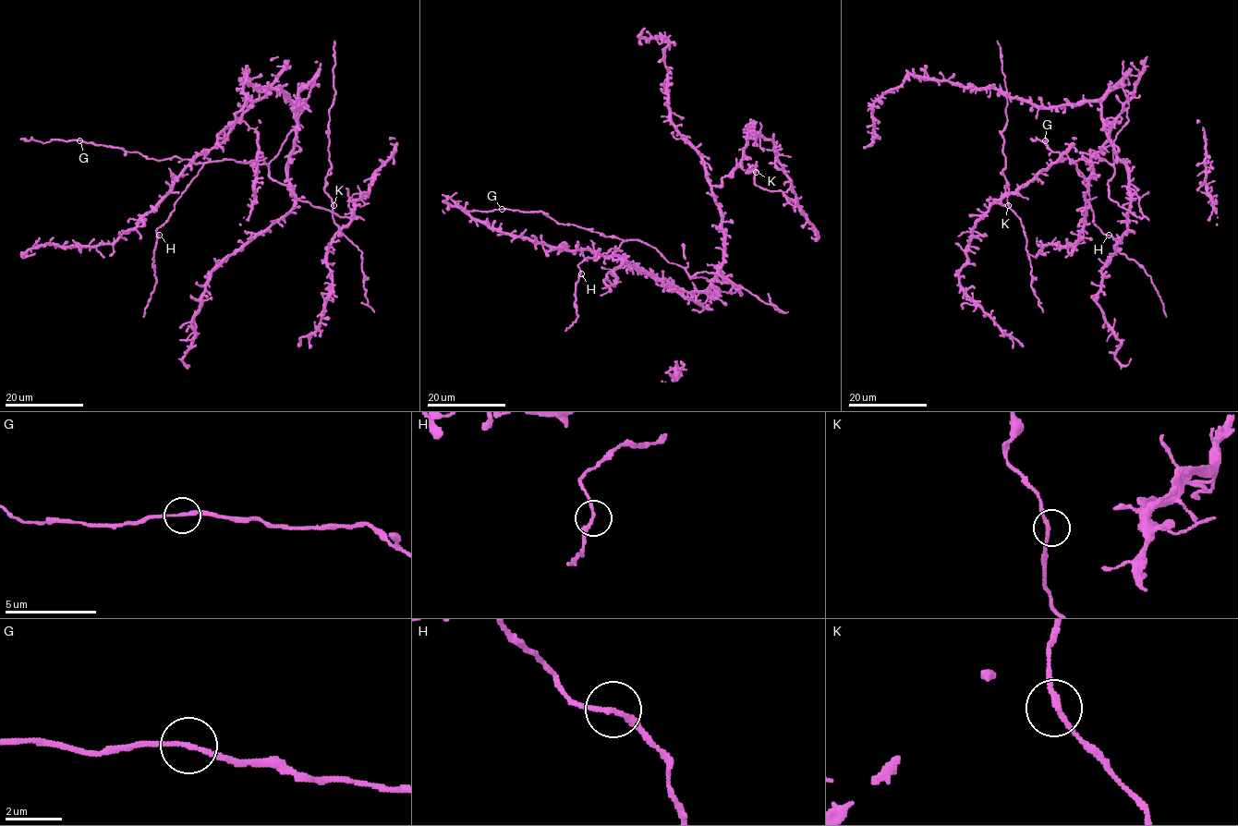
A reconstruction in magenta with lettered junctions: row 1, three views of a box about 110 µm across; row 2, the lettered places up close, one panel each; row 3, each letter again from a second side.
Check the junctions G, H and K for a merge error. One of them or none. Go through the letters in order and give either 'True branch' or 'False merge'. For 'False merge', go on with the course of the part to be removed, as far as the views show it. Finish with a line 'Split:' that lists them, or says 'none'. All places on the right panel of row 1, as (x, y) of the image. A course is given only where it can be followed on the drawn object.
G: True branch
H: True branch
K: True branch
Split: none

